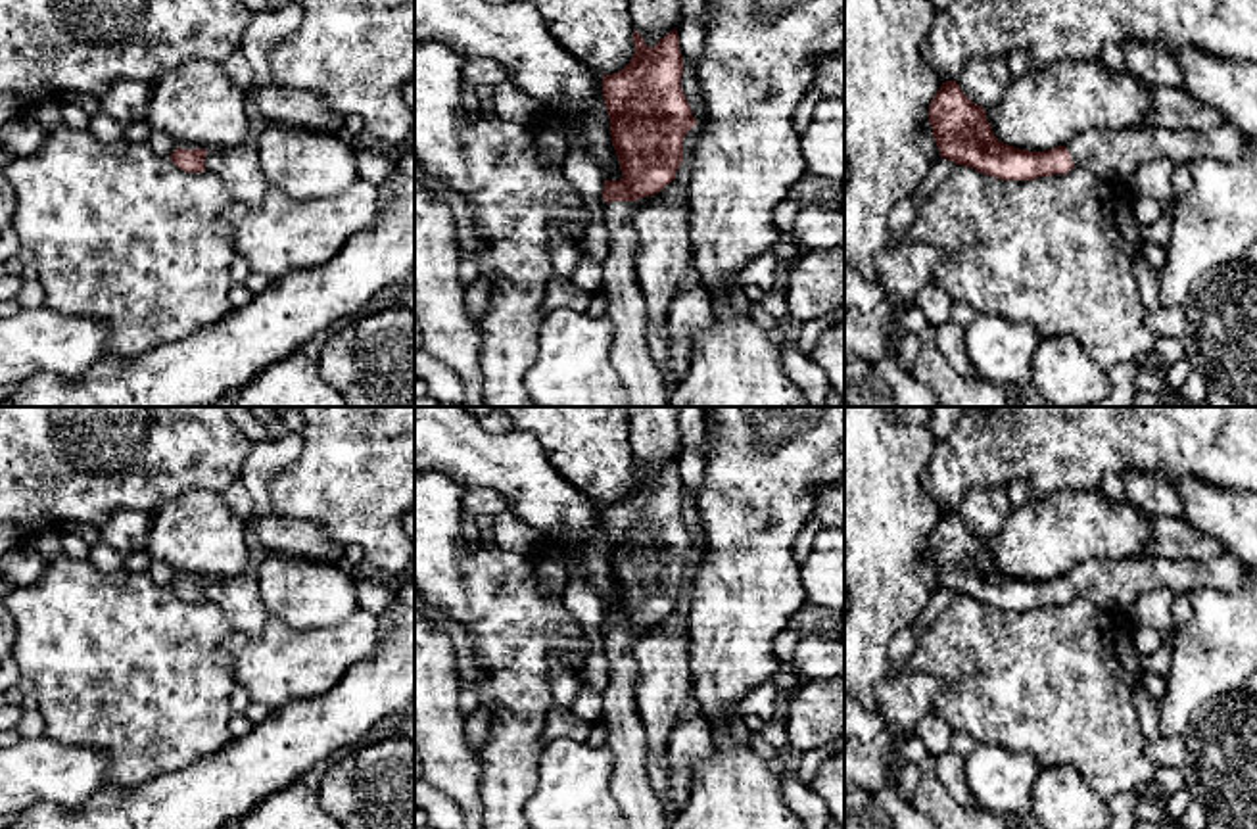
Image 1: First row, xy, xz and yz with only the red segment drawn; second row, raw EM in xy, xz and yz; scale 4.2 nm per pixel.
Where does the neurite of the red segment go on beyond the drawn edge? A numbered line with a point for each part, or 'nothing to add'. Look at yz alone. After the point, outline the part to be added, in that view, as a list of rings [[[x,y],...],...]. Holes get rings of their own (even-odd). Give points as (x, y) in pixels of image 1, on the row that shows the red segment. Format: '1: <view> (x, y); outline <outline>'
1: yz (1110, 154); outline [[[1234,123],[1209,130],[1173,130],[1132,127],[1121,130],[1088,130],[1065,148],[1075,167],[1092,171],[1098,178],[1130,184],[1134,171],[1151,159],[1169,157],[1176,165],[1196,157],[1240,161],[1251,134]]]

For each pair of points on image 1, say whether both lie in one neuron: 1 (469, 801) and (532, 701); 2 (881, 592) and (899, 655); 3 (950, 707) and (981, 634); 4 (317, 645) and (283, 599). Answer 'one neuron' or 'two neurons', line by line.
1: two neurons
2: two neurons
3: one neuron
4: two neurons

